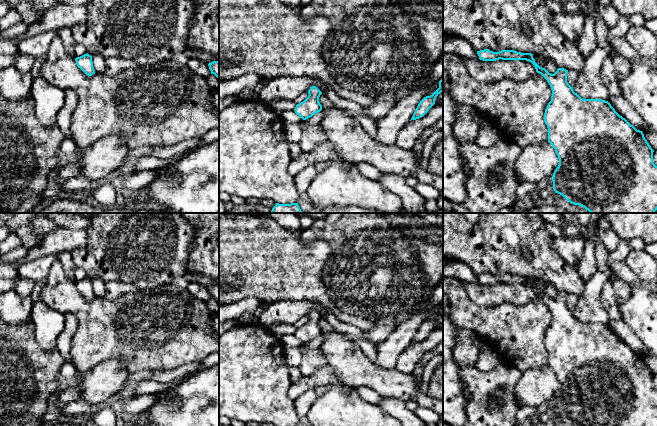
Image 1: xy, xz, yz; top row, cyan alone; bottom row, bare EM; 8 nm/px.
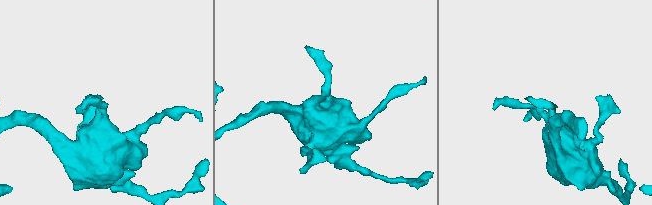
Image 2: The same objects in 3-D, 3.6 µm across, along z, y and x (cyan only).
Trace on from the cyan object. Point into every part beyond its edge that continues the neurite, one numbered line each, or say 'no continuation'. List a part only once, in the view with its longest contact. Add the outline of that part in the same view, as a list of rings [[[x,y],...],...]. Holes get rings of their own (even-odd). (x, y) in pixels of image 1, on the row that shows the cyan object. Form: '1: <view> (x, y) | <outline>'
no continuation

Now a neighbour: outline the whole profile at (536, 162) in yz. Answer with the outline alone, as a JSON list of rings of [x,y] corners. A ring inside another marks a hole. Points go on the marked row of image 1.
[[[545,141],[523,147],[516,159],[515,171],[523,182],[538,183],[544,179],[551,180],[558,165],[555,149]]]

